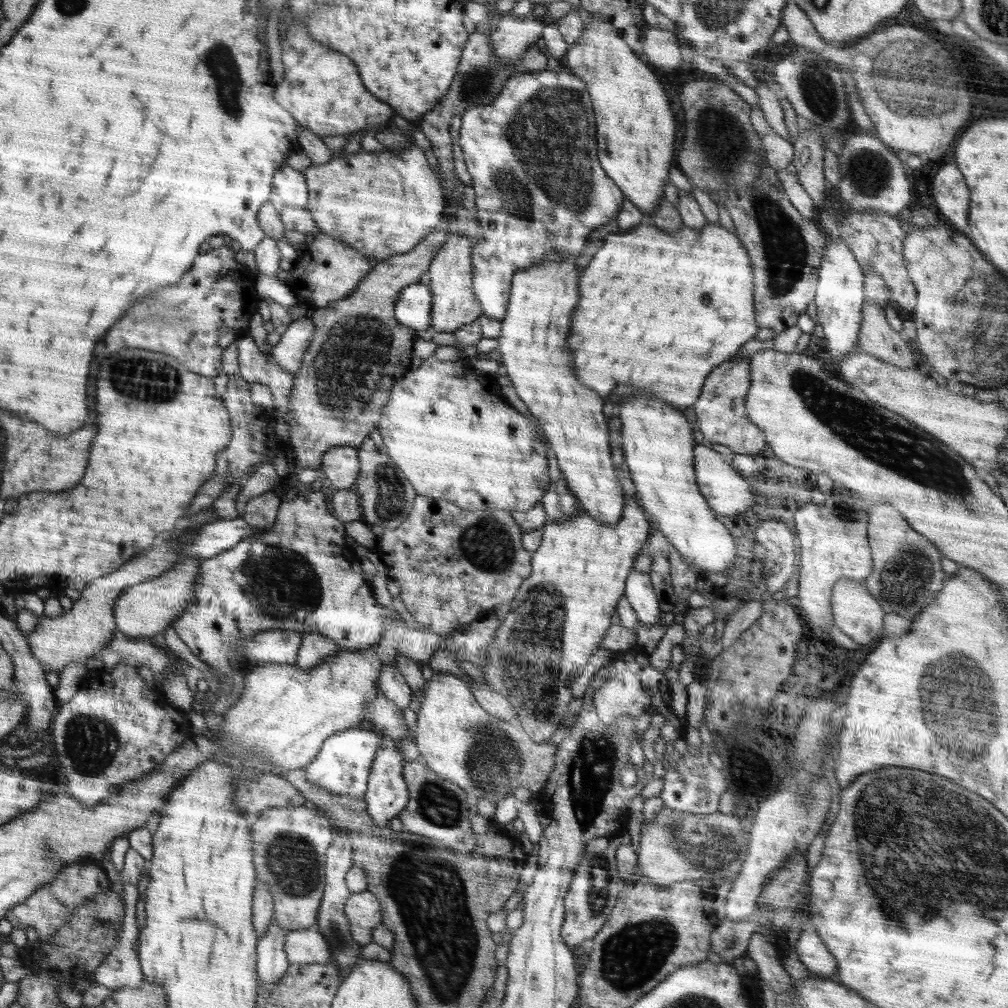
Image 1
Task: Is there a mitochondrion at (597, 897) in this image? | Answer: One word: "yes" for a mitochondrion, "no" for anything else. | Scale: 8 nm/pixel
yes

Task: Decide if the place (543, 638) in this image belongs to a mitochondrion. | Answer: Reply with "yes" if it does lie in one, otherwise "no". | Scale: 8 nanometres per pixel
yes

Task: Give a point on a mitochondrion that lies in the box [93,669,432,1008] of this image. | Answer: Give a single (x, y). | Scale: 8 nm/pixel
(293, 863)

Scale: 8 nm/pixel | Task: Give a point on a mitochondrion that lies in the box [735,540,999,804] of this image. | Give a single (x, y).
(954, 678)

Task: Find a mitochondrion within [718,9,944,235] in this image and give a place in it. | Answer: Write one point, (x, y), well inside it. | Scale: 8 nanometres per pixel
(870, 172)

